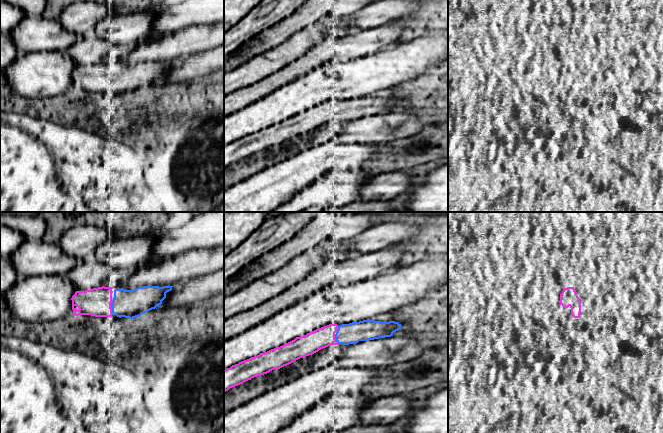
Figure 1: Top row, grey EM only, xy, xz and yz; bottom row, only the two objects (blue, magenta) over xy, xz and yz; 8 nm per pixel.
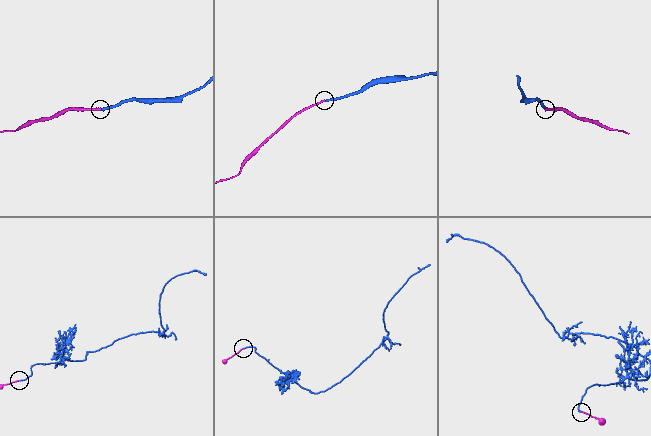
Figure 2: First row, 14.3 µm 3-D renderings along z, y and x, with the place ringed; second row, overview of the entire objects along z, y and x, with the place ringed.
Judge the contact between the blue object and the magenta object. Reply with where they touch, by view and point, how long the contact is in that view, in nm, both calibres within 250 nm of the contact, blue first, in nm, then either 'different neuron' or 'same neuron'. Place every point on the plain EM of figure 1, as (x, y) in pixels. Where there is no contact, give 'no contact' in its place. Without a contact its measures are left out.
meets blue in xy at (111, 82); contact 110 nm long; 220 nm thick on the blue side, 220 nm on the other; same neuron

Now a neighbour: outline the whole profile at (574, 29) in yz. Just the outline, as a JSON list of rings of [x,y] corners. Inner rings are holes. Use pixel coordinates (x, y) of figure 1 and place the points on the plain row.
[[[574,13],[562,27],[566,38],[574,44],[576,49],[583,43],[588,35],[583,17],[578,13]]]

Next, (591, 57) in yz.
[[[588,34],[583,43],[576,49],[573,63],[581,76],[593,75],[602,71],[611,60],[605,48]]]

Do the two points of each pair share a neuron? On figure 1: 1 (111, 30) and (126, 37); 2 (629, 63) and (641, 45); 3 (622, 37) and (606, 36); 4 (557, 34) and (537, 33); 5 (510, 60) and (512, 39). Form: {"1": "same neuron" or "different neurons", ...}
{"1": "same neuron", "2": "different neurons", "3": "same neuron", "4": "same neuron", "5": "same neuron"}

